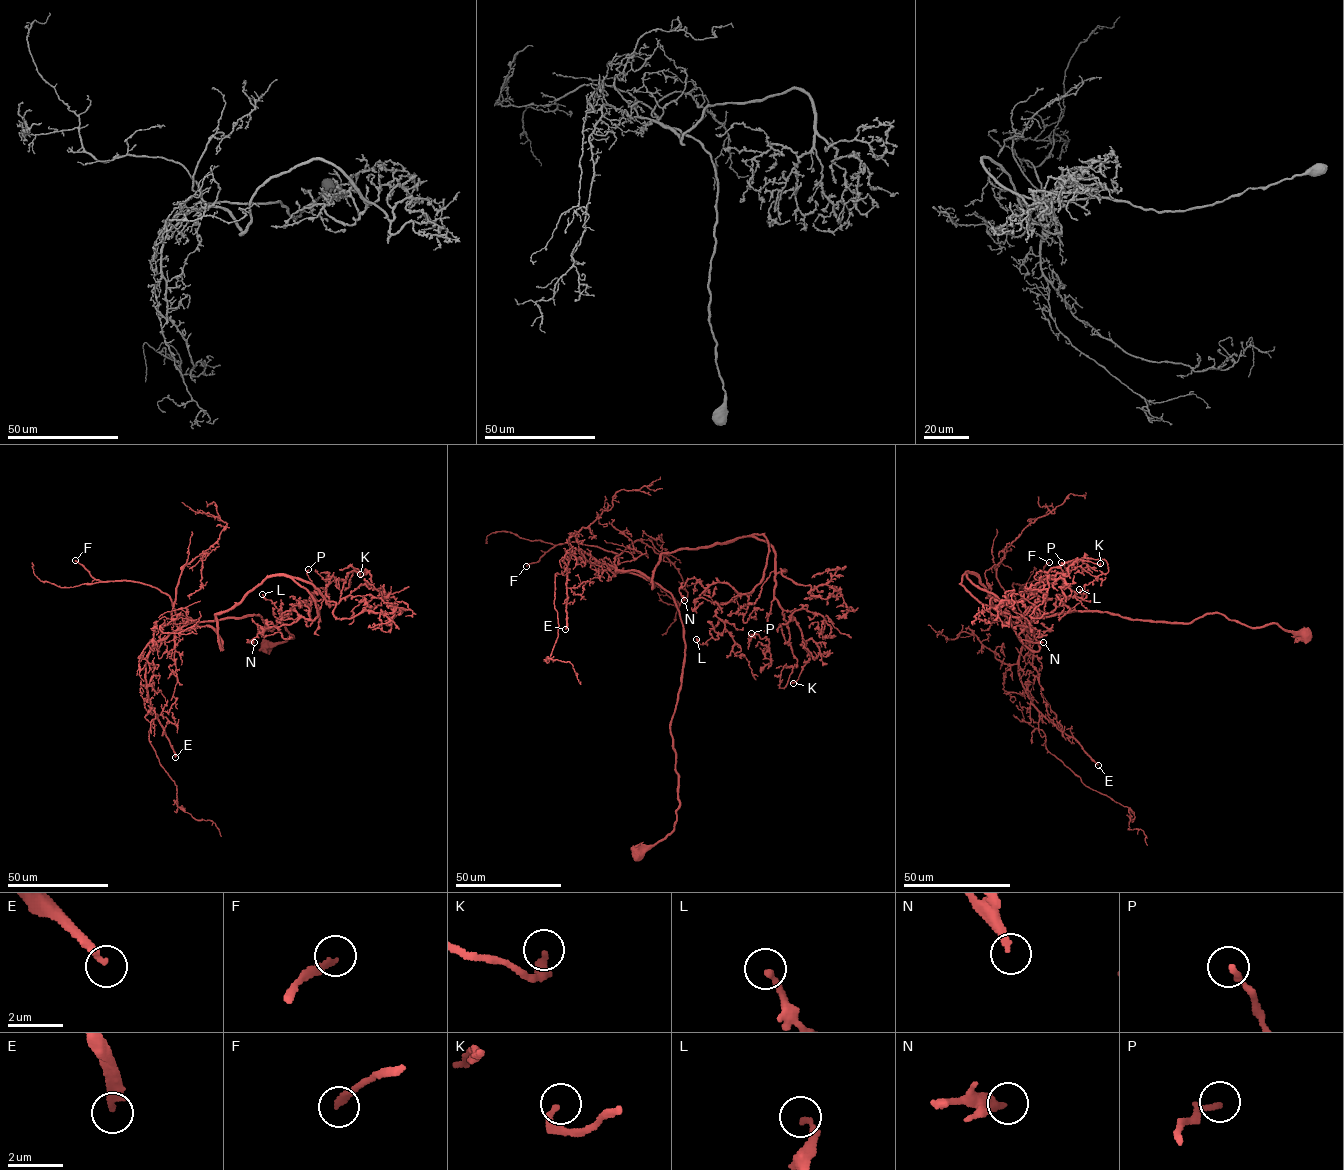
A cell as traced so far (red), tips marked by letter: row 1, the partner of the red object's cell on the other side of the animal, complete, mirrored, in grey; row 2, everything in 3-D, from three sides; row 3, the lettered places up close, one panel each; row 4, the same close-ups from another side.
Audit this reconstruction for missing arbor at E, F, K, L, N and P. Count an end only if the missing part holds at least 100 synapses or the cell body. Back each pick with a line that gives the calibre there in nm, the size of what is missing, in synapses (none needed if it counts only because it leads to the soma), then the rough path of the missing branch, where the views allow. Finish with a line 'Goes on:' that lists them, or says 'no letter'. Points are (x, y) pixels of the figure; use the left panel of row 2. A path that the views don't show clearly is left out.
E: 280 nm | 200 syn
F: 220 nm | 180 syn | (75, 560), (59, 556), (21, 560), (21, 537), (31, 524), (33, 530), (35, 520), (44, 509)
Goes on: E, F

